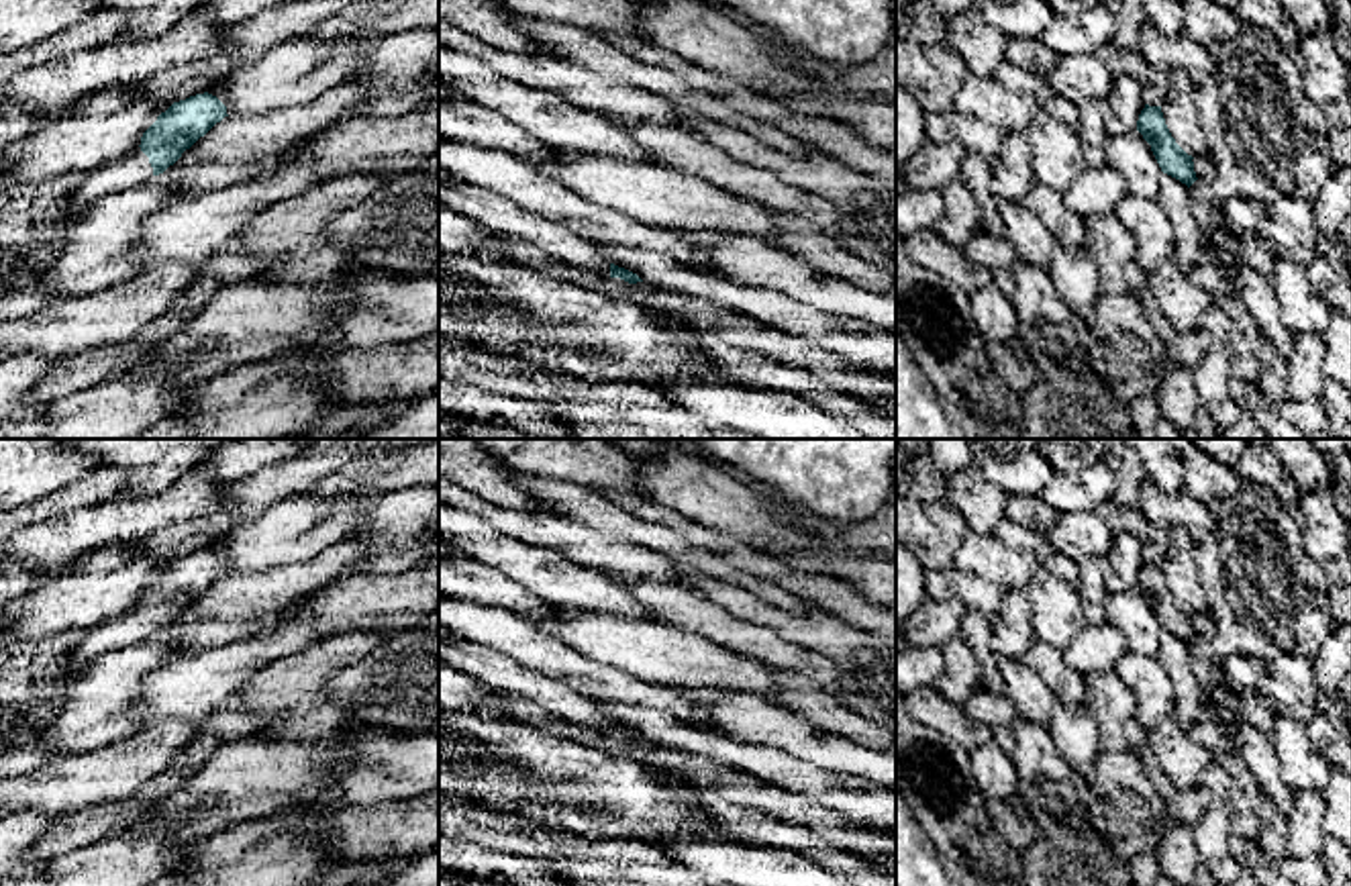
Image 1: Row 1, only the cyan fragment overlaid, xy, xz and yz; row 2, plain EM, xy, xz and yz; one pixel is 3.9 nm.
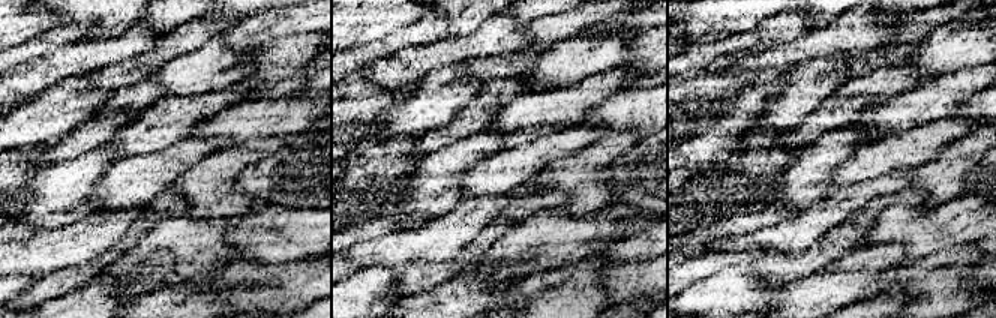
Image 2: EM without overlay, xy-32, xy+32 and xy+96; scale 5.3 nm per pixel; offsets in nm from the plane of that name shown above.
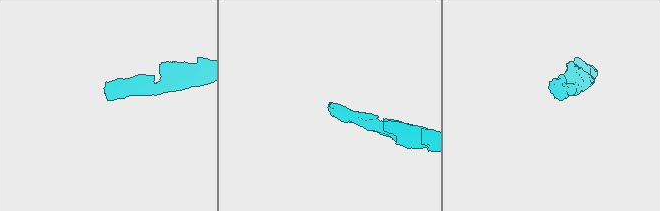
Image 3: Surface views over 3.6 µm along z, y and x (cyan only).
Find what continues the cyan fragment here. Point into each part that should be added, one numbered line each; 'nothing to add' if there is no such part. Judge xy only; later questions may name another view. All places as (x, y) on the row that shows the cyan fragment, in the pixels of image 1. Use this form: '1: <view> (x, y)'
1: xy (131, 170)

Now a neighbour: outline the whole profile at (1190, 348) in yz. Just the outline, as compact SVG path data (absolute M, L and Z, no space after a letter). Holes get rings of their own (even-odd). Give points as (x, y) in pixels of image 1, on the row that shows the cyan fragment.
M1157 306L1147 310L1147 316L1155 325L1161 339L1165 341L1169 361L1182 363L1186 367L1194 367L1200 363L1204 353L1210 349L1206 339L1212 337L1212 333L1208 329L1175 333L1171 325L1163 318Z

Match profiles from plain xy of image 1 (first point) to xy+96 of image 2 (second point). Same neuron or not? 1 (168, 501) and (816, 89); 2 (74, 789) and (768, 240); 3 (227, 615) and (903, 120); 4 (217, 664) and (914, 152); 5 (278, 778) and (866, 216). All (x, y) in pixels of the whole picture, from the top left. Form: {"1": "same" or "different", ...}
{"1": "different", "2": "same", "3": "same", "4": "same", "5": "different"}

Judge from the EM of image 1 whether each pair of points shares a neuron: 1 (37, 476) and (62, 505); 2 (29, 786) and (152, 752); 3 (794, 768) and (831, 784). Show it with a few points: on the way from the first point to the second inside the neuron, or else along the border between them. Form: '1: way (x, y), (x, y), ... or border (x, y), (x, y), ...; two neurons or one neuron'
1: border (76, 472), (56, 488), (21, 505); two neurons
2: way (60, 786), (121, 770); one neuron
3: way (803, 776), (823, 784); one neuron

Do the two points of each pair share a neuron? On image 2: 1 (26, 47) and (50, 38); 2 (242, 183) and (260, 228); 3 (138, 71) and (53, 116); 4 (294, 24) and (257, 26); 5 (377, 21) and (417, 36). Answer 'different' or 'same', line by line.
1: same
2: same
3: different
4: same
5: different

